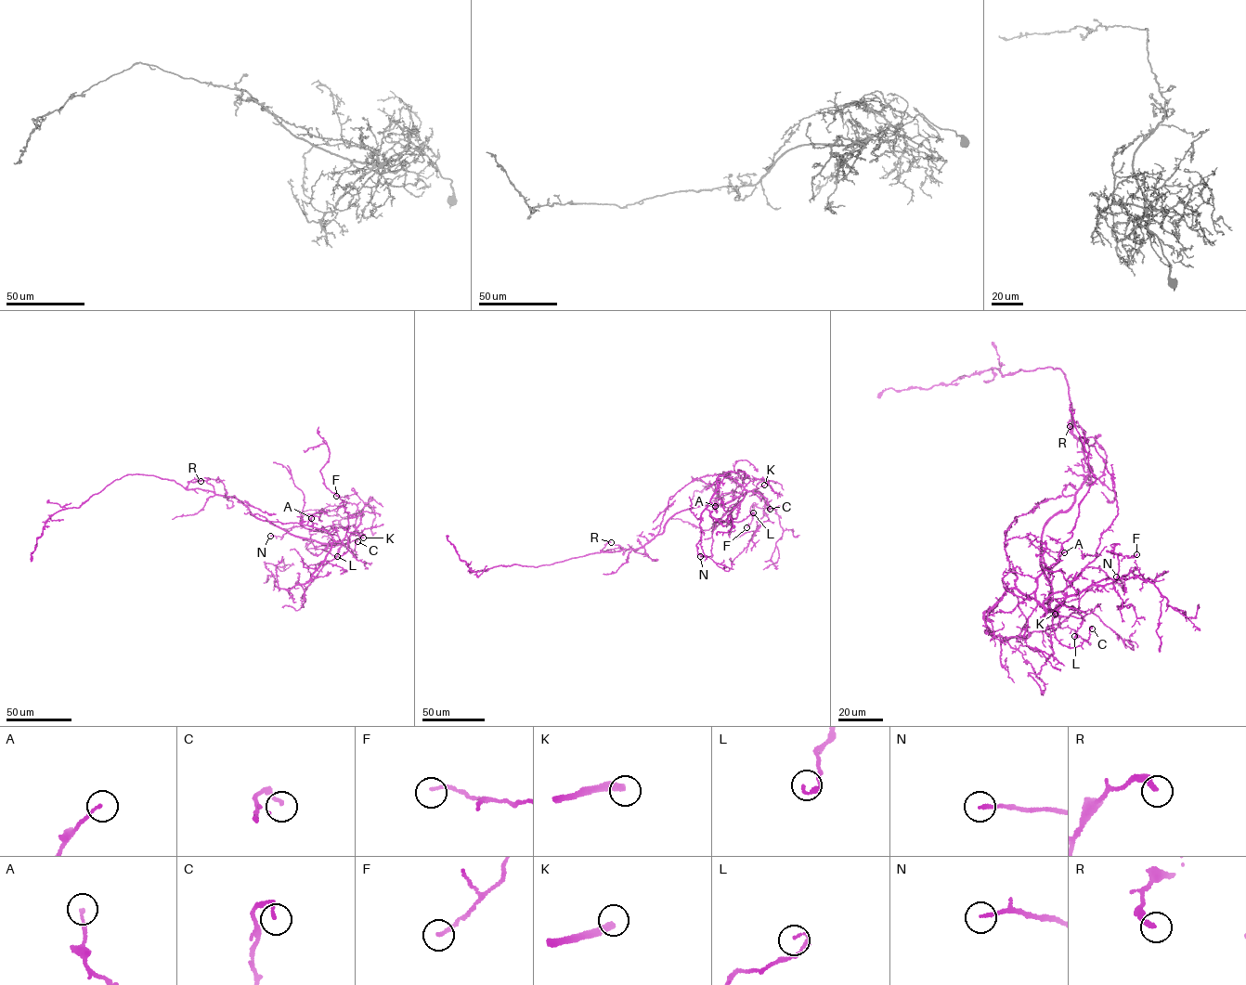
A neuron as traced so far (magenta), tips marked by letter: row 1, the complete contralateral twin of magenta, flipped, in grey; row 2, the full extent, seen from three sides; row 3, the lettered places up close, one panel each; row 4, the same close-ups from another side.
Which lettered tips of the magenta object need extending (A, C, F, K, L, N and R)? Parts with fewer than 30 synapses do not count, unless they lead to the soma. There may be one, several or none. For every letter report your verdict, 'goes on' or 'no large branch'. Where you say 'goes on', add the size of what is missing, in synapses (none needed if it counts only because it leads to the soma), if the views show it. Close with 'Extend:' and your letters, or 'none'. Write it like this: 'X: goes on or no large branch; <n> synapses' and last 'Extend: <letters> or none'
A: no large branch
C: no large branch
F: no large branch
K: goes on
L: no large branch
N: goes on; 35 synapses
R: no large branch
Extend: K, N

